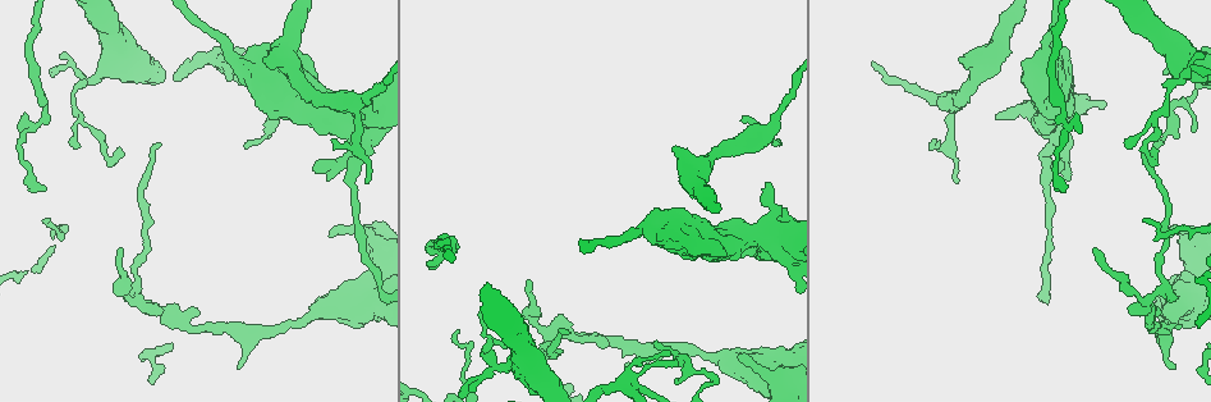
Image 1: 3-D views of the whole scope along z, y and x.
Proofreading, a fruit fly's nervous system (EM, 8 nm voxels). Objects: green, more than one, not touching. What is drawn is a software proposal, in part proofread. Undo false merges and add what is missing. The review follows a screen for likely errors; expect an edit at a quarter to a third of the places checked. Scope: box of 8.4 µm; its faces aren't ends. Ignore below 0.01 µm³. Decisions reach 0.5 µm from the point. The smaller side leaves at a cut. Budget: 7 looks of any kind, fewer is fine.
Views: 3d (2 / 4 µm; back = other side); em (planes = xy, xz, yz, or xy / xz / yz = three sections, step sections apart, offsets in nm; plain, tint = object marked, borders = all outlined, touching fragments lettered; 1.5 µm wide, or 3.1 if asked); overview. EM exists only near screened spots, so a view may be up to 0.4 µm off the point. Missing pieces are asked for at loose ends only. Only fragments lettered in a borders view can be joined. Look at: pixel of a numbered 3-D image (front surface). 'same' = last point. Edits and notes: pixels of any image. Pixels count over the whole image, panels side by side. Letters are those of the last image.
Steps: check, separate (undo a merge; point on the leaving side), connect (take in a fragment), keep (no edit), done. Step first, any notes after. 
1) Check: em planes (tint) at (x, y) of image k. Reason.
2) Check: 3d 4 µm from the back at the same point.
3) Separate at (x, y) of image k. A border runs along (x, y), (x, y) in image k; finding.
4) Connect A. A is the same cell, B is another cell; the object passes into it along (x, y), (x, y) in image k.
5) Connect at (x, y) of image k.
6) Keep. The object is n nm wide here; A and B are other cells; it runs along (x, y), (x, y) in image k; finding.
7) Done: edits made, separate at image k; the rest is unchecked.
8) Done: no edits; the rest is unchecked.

Check: 3d 2 µm at (434, 266) of image 1. Branch stops here.

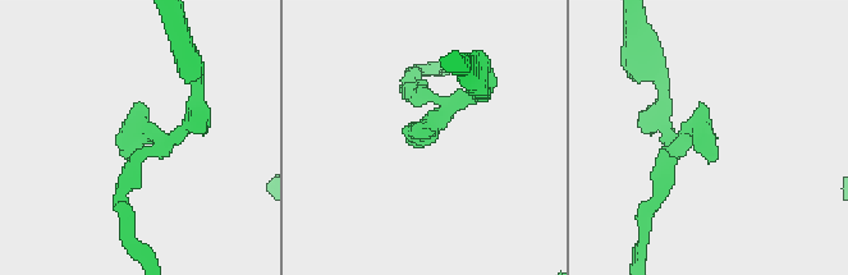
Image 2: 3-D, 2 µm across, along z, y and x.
Check: em planes (borders) at (712, 158) of image 2.

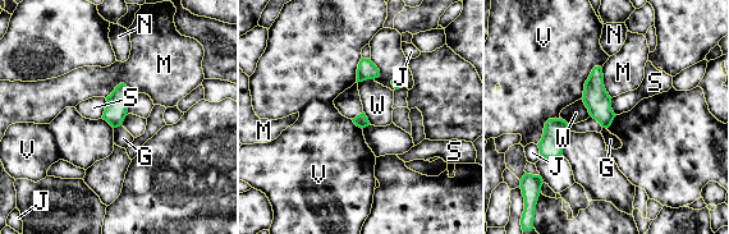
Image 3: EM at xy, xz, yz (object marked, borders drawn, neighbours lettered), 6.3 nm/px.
Keep. The object is 90 nm wide here; G, J, M, N, S, V and W are other cells; a border runs along (600, 65), (592, 69), (581, 99) in image 3; no lettered fragment goes on from it.

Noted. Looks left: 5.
Check: em xz step 8 (borders) at (257, 71) of image 1. Thick turns thin.

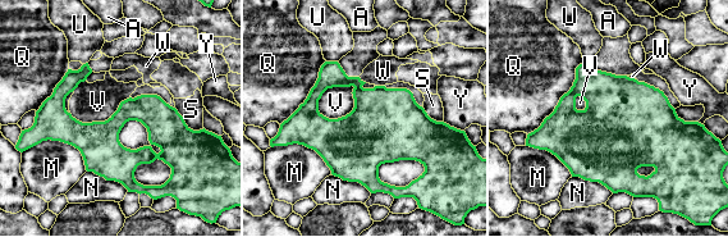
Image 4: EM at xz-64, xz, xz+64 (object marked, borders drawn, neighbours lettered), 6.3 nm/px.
Keep. A, M, N, Q, S, U, V, W and Y are other cells; all the same cell.

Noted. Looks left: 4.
Check: em planes (borders) at (122, 249) of image 1. Thin end.

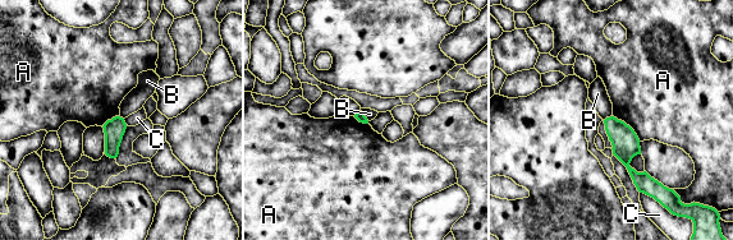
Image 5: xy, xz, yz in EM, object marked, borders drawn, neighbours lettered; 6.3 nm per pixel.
Keep. A, B and C are other cells; a border runs along (361, 110), (369, 120) in image 5; none of them fits.

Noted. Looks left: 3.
Done: no edits; the rest is unchecked.

